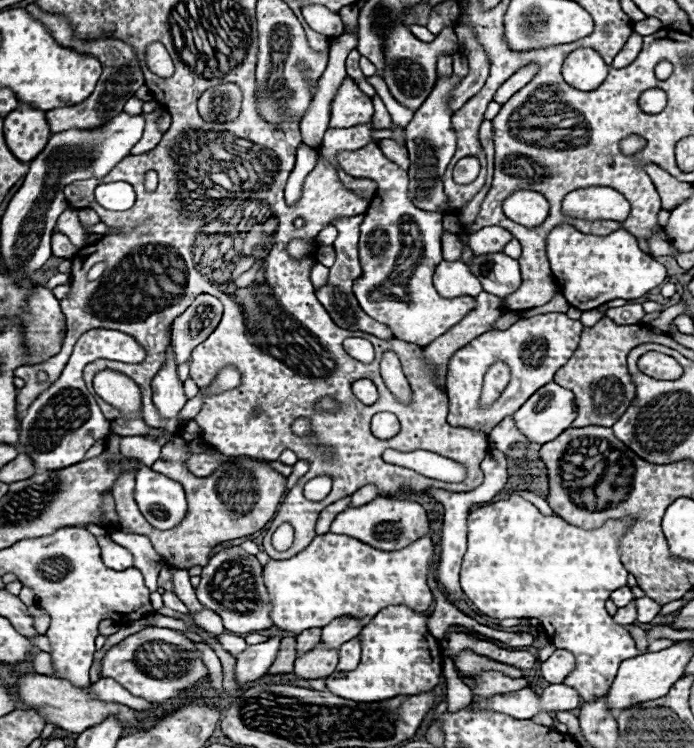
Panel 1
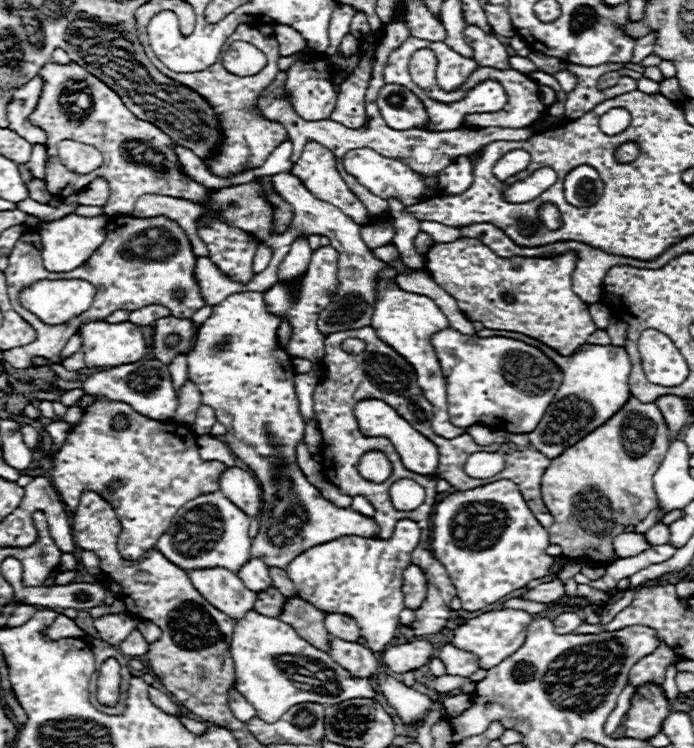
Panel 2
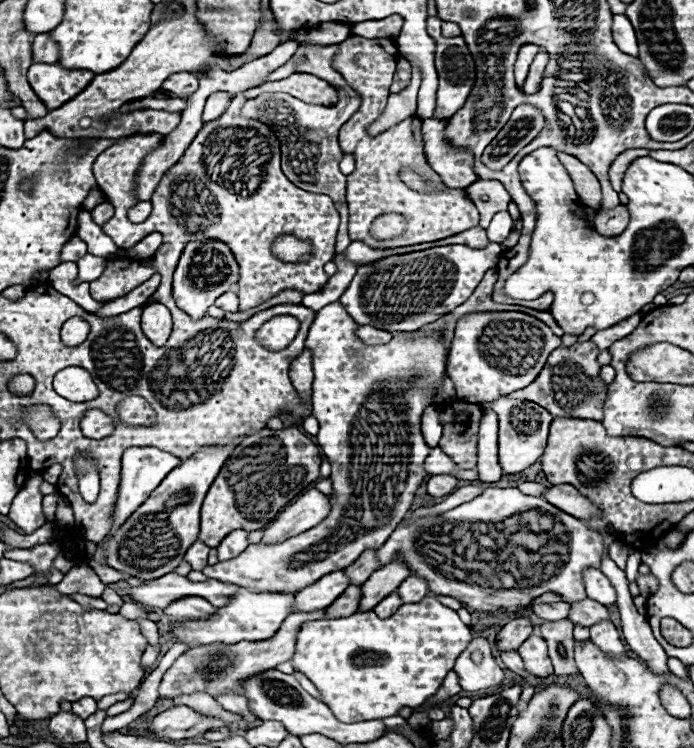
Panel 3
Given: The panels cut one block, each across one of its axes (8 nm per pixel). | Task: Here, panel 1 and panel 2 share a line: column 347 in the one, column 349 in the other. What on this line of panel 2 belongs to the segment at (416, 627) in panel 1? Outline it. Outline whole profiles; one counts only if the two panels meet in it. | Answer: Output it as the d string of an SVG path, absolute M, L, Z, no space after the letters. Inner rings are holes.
M248 612L244 620L236 622L230 654L236 668L236 690L256 708L256 716L266 722L278 720L294 704L318 702L332 706L350 698L374 698L376 694L372 680L352 676L326 652L296 636L290 624L258 612ZM280 656L294 656L294 662L278 664Z

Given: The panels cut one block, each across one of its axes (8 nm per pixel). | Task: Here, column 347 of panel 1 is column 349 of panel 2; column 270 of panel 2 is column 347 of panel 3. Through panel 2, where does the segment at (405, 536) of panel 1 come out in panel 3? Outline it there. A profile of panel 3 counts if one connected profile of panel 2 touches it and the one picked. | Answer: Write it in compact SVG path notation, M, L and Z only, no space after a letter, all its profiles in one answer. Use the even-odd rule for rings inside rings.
M340 302L328 304L310 326L306 346L314 352L314 392L312 392L312 416L320 422L318 444L324 456L332 464L332 492L330 514L314 528L284 540L280 544L250 544L234 560L206 566L202 572L208 578L238 584L254 592L298 592L328 572L342 570L370 548L380 548L394 528L410 512L414 494L426 478L424 460L430 446L424 442L420 432L420 416L430 398L434 386L442 380L446 370L446 352L438 338L408 338L408 334L396 334L388 344L366 346L354 336L358 324L348 316Z

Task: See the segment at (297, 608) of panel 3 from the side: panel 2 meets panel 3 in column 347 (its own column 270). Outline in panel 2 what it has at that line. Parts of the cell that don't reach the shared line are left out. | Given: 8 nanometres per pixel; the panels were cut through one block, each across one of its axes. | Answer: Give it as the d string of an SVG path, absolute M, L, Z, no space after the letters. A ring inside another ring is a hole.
M250 558L242 570L238 572L238 578L246 584L246 588L250 588L252 592L262 592L266 588L272 588L272 580L270 580L270 574L268 574L268 566L258 560L258 558Z

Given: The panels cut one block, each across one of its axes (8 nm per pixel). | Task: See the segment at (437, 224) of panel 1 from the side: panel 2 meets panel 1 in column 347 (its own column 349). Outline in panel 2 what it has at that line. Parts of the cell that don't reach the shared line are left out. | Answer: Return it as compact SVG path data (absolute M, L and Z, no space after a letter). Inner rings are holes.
M356 148L356 150L350 150L344 158L342 158L342 164L346 168L346 172L350 172L354 178L358 178L358 182L362 182L372 194L380 196L380 198L400 198L406 206L410 204L418 204L422 200L422 190L424 190L424 182L418 174L414 174L408 166L400 164L398 160L392 160L392 158L384 158L380 156L378 152L370 150L370 148Z

